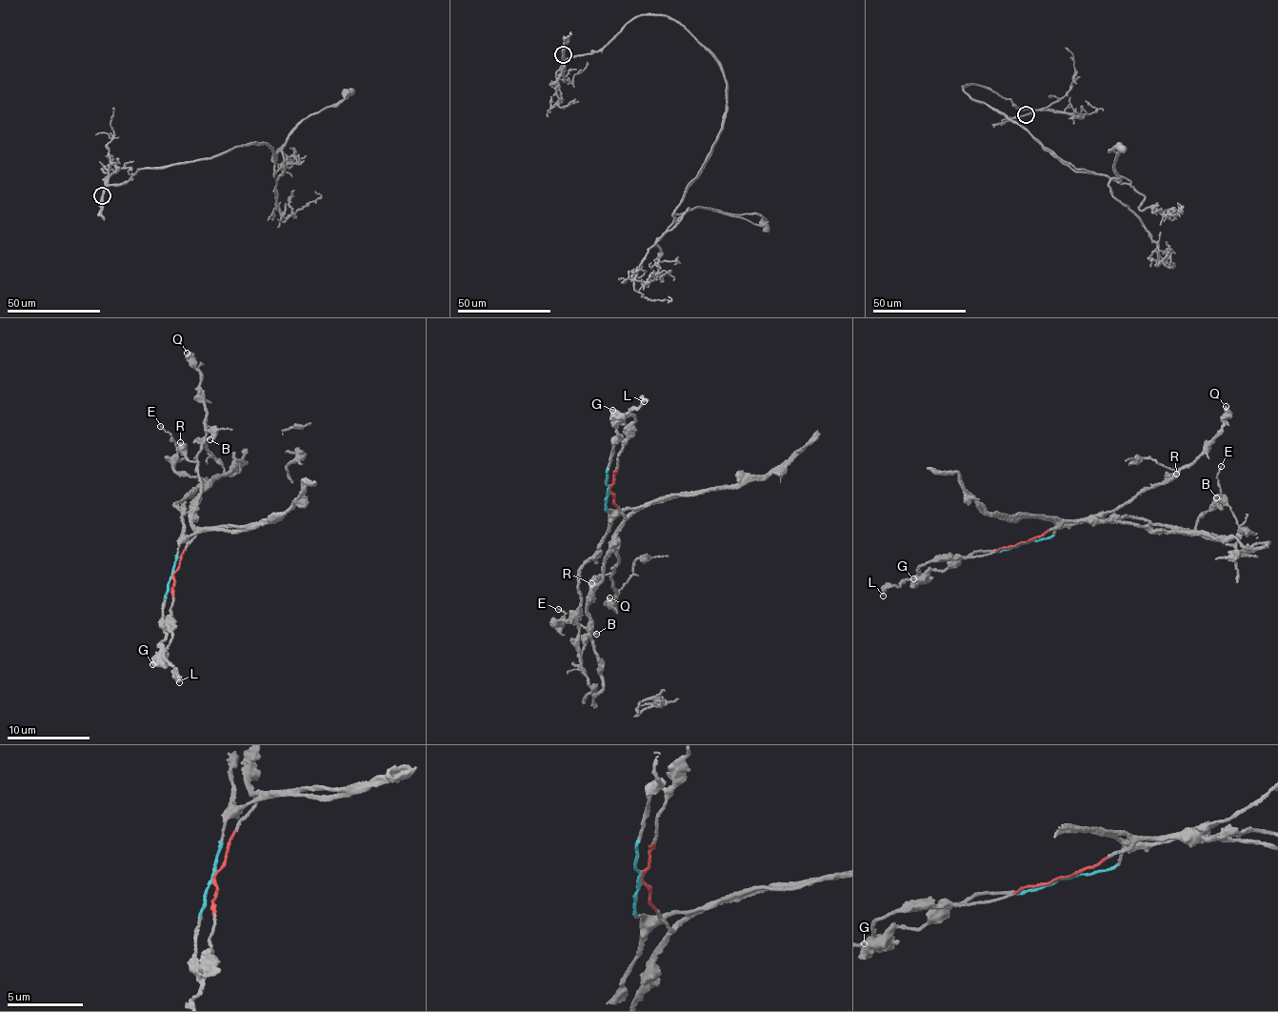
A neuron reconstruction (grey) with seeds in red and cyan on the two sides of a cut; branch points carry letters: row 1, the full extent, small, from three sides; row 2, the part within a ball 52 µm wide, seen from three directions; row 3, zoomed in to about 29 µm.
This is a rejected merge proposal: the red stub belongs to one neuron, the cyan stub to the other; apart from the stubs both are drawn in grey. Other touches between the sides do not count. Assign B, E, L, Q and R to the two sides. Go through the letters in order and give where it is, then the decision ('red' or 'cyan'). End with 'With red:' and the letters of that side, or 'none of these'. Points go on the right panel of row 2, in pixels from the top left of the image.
B: at (1216, 497); cyan
E: at (1221, 466); red
L: at (883, 596); cyan
Q: at (1226, 406); red
R: at (1176, 474); red
With red: E, Q, R

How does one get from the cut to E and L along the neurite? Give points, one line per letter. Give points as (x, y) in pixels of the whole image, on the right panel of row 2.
E: (1024, 542), (1041, 537), (1065, 521), (1117, 521), (1154, 530), (1188, 532), (1222, 493), (1222, 466)
L: (1024, 543), (1002, 551), (979, 551), (956, 557), (942, 571), (930, 569), (913, 578), (891, 584), (883, 596)

